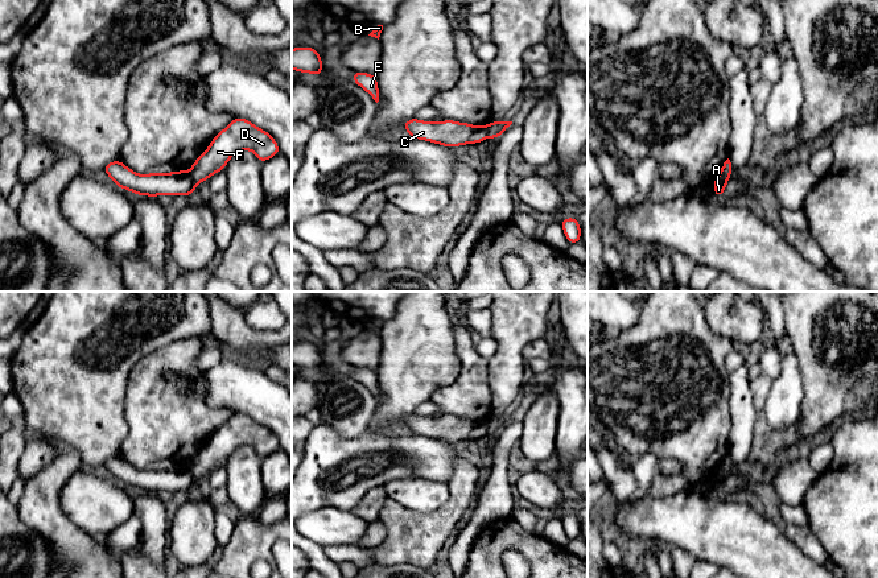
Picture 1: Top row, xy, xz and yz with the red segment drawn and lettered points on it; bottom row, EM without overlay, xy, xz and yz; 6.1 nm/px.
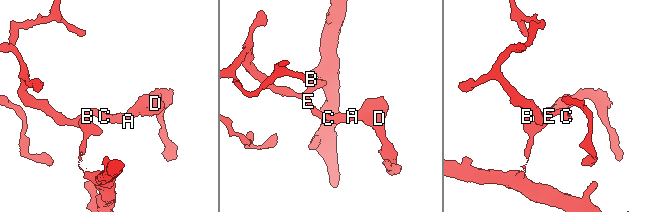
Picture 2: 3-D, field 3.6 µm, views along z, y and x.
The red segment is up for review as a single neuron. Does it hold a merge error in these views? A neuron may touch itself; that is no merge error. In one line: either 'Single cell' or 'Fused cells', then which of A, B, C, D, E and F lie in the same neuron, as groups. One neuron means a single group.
Fused cells. Groups: A B C E / D F

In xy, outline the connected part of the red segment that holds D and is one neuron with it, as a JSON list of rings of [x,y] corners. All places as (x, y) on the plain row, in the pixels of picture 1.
[[[235,413],[191,461],[189,470],[195,482],[224,466],[230,454],[240,446],[252,446],[261,459],[281,447],[272,430],[247,414]]]

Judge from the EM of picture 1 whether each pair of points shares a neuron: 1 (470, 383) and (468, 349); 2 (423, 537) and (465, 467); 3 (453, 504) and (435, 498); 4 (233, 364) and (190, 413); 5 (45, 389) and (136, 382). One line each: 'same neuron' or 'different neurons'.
1: same neuron
2: same neuron
3: different neurons
4: different neurons
5: different neurons

